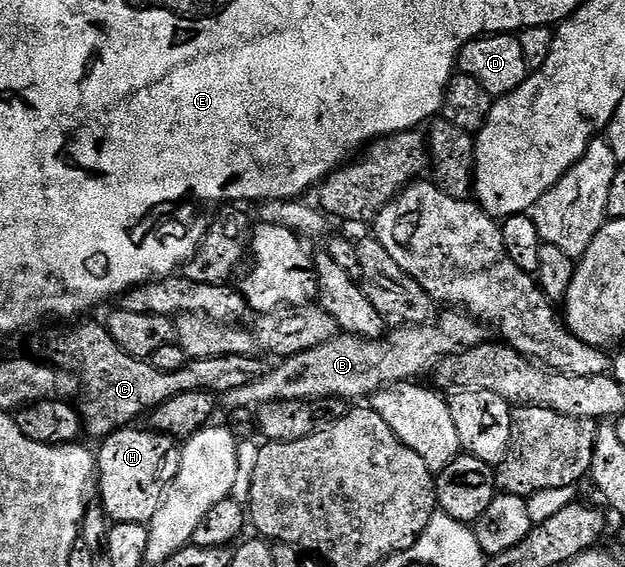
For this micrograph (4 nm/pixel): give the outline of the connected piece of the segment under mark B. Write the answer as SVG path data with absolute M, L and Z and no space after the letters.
M449 308L438 315L435 324L399 326L392 329L379 340L369 340L364 336L338 334L332 336L323 346L315 346L315 350L303 350L294 356L284 357L278 368L270 367L265 375L247 386L239 386L239 390L224 393L223 404L229 408L260 409L262 404L270 404L276 400L332 400L334 398L346 402L357 402L360 396L372 396L388 384L404 383L418 379L419 375L434 371L447 356L464 352L476 345L486 343L486 327L467 312Z

